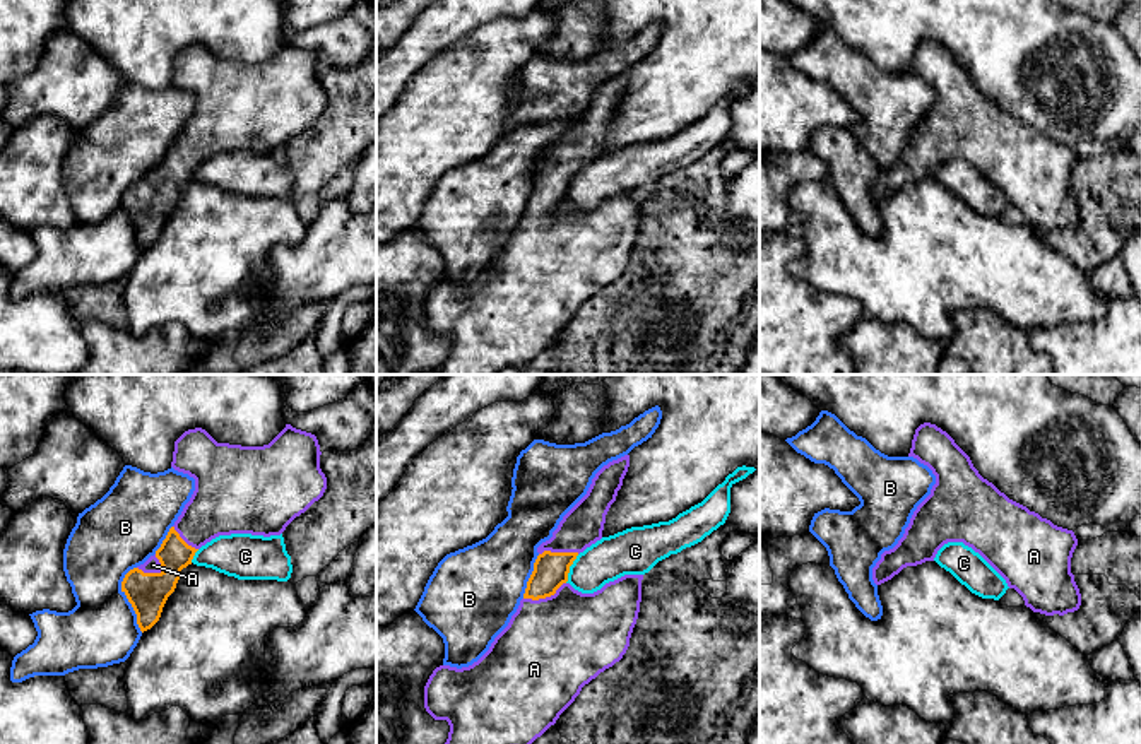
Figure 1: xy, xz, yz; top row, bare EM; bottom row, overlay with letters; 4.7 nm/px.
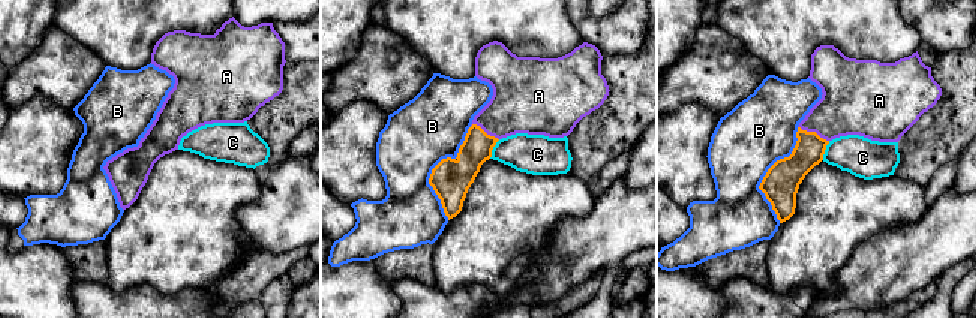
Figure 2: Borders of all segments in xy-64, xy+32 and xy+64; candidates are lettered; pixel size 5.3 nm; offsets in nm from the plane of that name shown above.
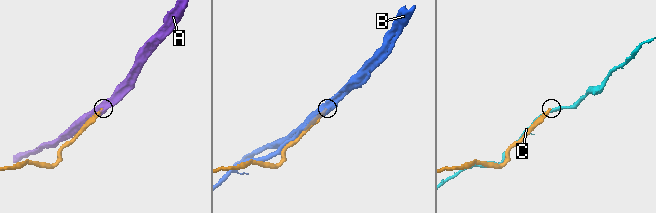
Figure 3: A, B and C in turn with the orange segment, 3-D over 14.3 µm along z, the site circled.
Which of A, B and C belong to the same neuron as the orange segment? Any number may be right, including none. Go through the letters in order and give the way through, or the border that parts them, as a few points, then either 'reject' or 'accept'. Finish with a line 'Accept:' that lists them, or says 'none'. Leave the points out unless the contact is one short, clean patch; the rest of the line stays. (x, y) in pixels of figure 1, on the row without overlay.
A: accept
B: reject
C: reject
Accept: A

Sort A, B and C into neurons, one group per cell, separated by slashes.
A / B / C

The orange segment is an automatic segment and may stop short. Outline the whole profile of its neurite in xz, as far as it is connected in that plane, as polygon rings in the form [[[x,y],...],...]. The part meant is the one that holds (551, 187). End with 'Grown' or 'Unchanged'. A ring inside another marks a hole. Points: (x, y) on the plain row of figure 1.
[[[630,72],[604,82],[553,154],[537,164],[523,216],[489,267],[469,284],[440,282],[429,292],[424,325],[450,342],[438,375],[496,375],[511,364],[529,364],[556,340],[585,301],[626,270],[640,229],[643,192],[624,192],[594,210],[582,210],[568,200],[568,190],[576,173],[602,156],[606,132],[628,84]]]. Grown

